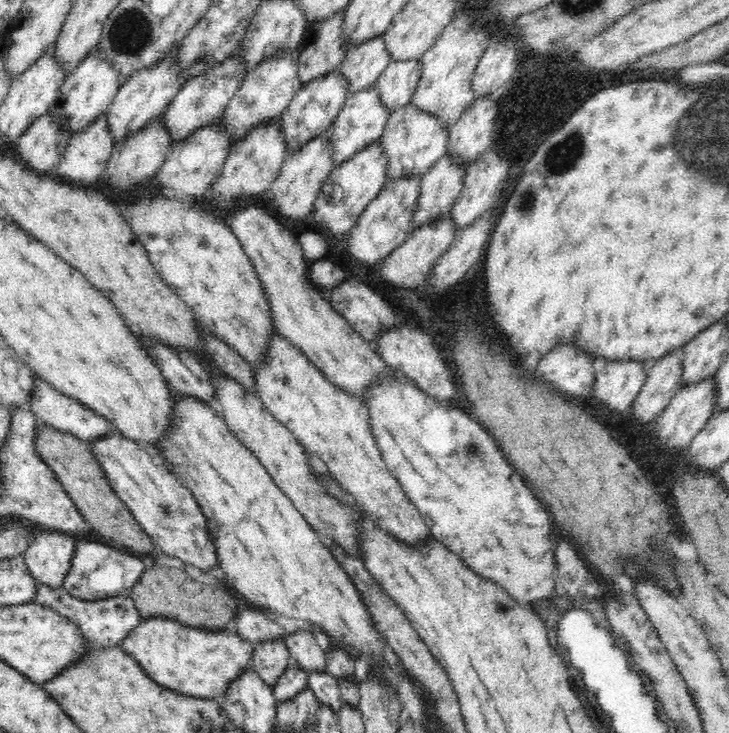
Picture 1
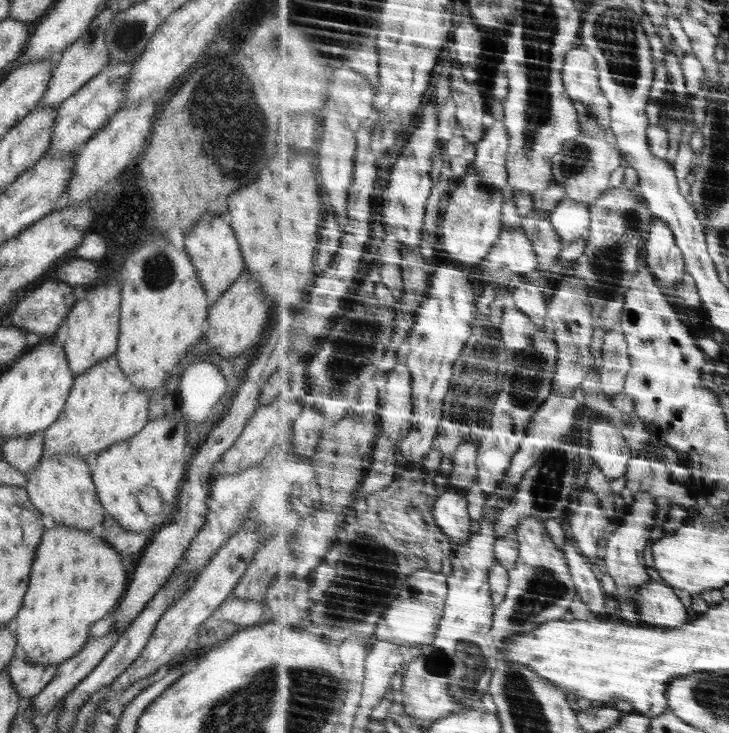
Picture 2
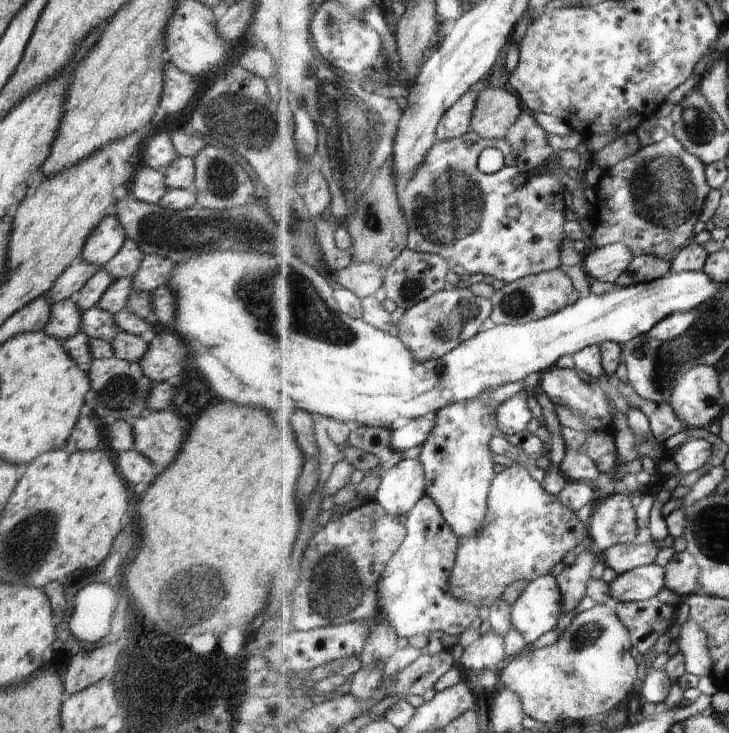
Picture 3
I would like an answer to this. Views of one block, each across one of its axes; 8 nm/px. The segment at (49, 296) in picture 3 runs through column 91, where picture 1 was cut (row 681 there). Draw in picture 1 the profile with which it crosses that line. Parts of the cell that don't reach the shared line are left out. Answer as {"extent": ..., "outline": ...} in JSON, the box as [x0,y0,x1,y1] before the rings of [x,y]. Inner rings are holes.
{"extent":[251,638,291,686],"outline":[[[284,638],[254,643],[251,667],[266,684],[276,686],[276,682],[289,668],[291,654]]]}

